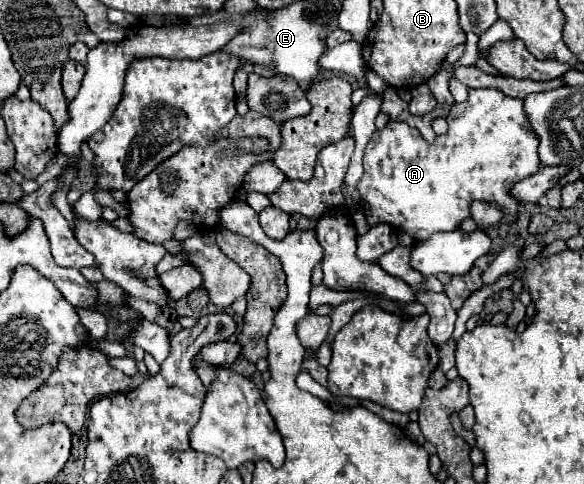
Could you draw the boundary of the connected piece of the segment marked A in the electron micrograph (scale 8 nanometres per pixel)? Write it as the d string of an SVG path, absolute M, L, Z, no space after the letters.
M469 89L469 99L467 99L465 103L455 103L455 105L453 105L453 109L449 111L447 123L449 123L449 131L447 131L445 135L439 135L433 145L429 145L429 143L421 137L421 133L419 133L417 129L409 127L405 121L389 121L383 129L377 129L377 131L373 133L371 141L369 141L367 147L365 147L365 157L363 157L365 173L363 173L361 183L359 183L359 187L357 187L359 193L361 193L361 197L369 203L369 213L367 213L369 225L375 225L375 223L383 221L383 223L393 225L397 231L409 233L415 241L417 241L417 237L419 237L419 241L425 241L427 237L431 237L431 235L437 233L437 231L453 231L453 229L457 229L459 221L463 221L465 217L469 217L469 205L471 205L473 201L477 201L477 199L479 199L479 201L485 201L485 203L495 203L505 215L515 215L515 213L517 213L519 201L515 201L515 197L511 195L511 183L517 183L517 181L521 181L521 179L531 177L531 175L537 173L539 167L541 167L539 151L537 151L537 149L539 149L539 137L535 135L535 131L531 129L531 123L527 121L527 115L525 115L525 109L523 109L523 101L521 101L521 99L513 99L513 97L509 97L509 95L505 95L505 93L497 91L497 89Z

